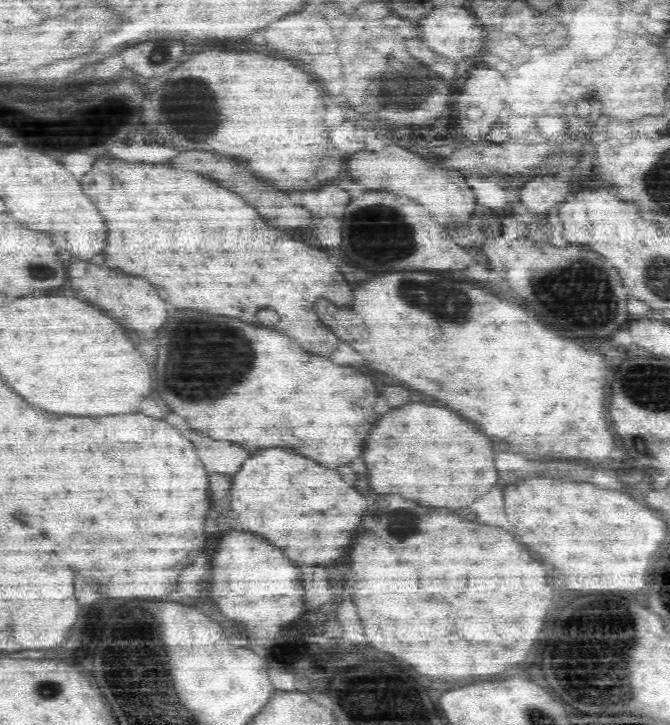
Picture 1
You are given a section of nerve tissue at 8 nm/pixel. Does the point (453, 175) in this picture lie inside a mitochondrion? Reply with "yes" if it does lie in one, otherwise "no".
no

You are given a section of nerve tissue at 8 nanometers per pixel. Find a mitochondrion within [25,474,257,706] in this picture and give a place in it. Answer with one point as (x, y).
(41, 691)

